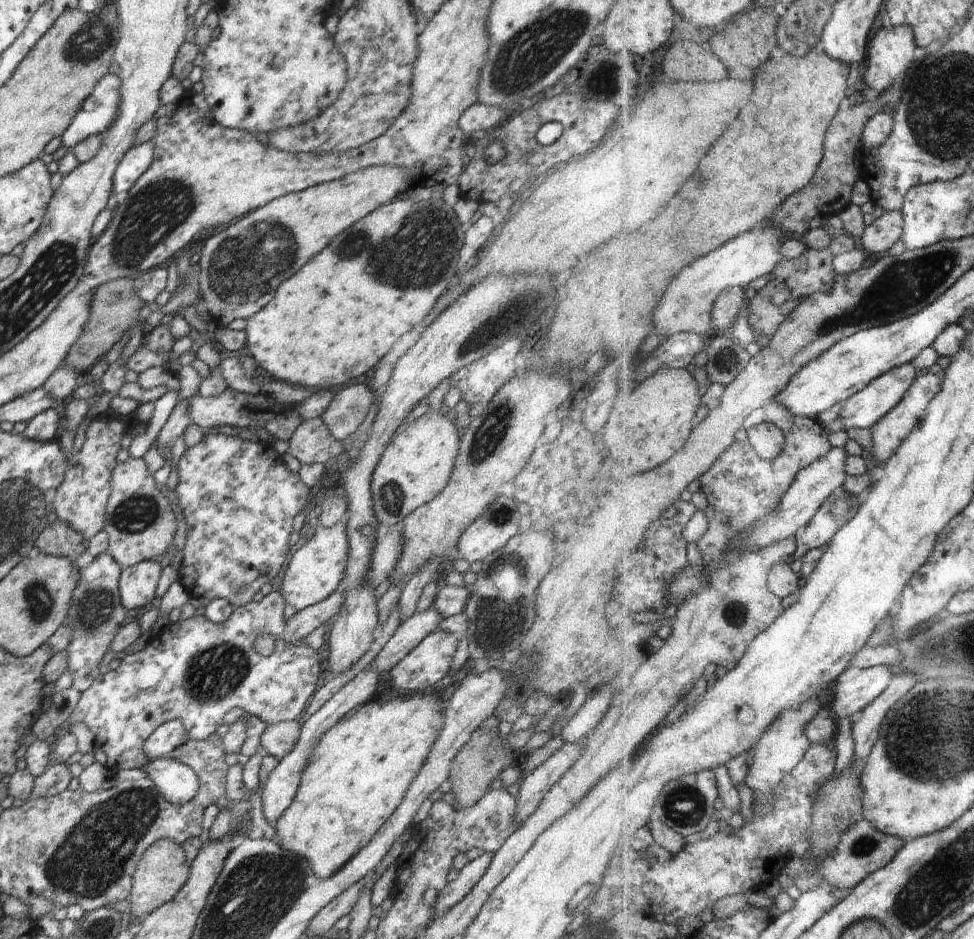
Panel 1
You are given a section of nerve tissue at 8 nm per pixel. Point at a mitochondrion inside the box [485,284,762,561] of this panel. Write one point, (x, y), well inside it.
(726, 359)

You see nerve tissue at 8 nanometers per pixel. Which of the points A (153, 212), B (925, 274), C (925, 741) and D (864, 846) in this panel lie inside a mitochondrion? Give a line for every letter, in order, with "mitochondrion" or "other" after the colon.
A: mitochondrion
B: mitochondrion
C: mitochondrion
D: mitochondrion

